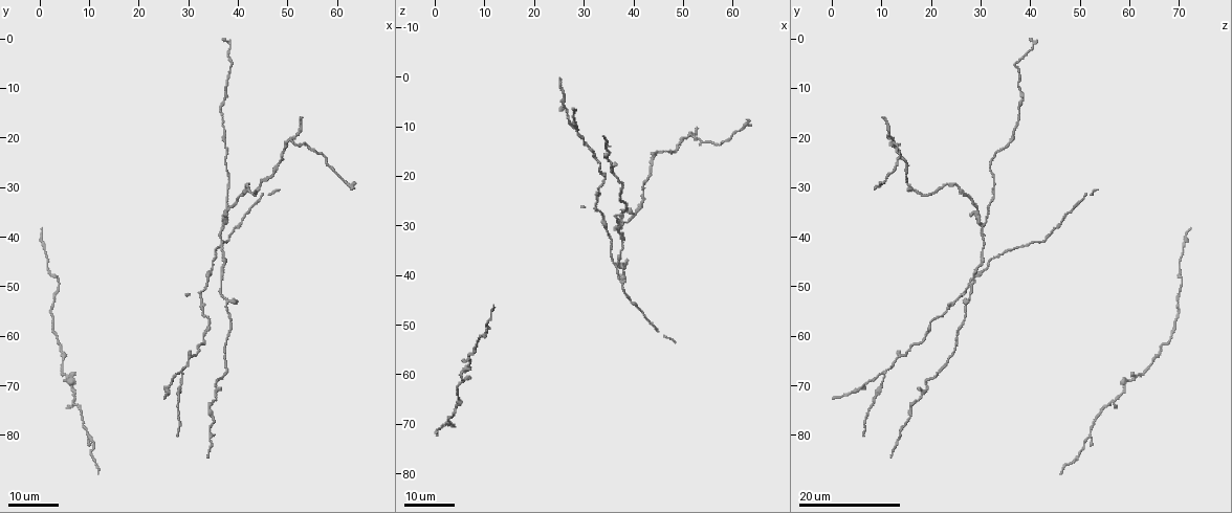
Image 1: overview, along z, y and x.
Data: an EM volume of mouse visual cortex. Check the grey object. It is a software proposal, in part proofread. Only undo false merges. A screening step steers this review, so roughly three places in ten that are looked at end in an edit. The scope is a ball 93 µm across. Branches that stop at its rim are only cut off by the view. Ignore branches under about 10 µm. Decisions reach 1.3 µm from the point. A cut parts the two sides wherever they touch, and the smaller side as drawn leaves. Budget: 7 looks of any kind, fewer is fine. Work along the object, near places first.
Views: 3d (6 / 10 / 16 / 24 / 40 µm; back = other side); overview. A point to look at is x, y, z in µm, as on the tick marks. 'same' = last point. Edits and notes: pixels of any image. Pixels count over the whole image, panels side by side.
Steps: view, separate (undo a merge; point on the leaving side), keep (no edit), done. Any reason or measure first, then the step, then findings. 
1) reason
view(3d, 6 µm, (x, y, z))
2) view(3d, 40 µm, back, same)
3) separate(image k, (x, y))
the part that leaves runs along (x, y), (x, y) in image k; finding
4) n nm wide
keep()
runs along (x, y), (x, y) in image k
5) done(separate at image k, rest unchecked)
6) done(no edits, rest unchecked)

three arms meet
view(3d, 24 µm, (29.0, 67.5, 10.5))

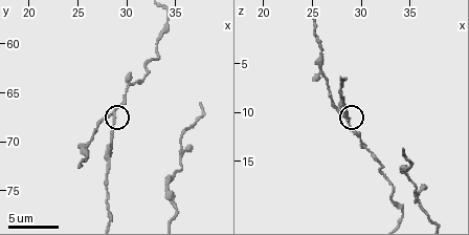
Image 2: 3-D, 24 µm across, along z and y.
closer look
view(3d, 10 µm, (28.8, 67.6, 10.4))

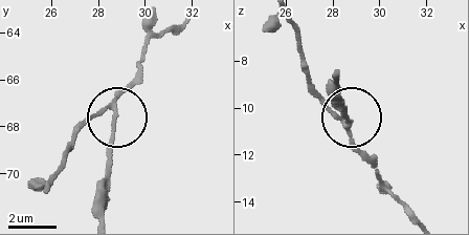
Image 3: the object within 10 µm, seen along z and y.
view(3d, 10 µm, back, (28.6, 67.5, 10.6))

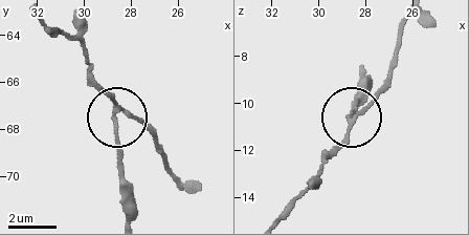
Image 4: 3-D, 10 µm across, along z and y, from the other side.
140 nm wide
separate(image 4, (116, 142))
the part that leaves runs along (115, 109), (125, 215) in image 4; two neurons meet here

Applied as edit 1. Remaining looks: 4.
view(overview)

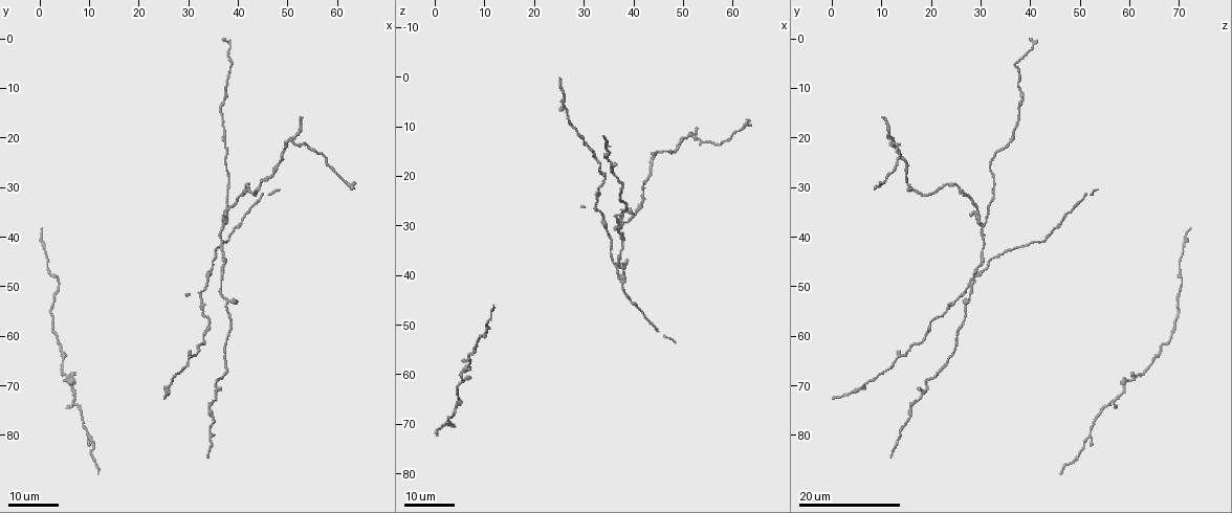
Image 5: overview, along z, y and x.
three arms meet
view(3d, 24 µm, (35.5, 71.0, 19.0))

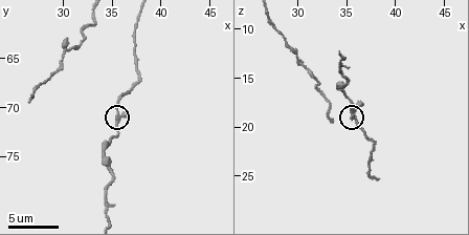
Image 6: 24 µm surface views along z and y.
view(3d, 6 µm, same)

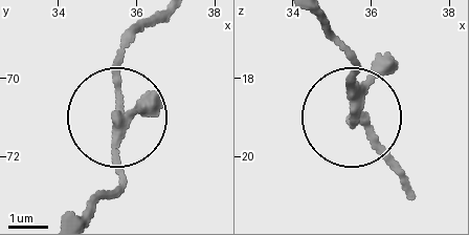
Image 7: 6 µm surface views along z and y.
from behind
view(3d, 6 µm, back, same)

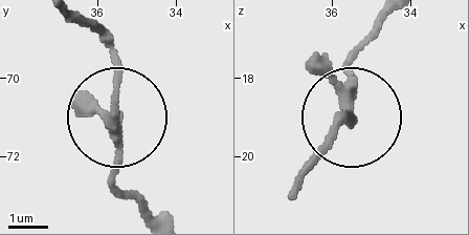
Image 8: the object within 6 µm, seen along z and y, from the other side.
220 nm wide
keep()
runs along (154, 214), (113, 174), (113, 54), (96, 26) in image 8; all the same neuron

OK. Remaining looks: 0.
done(separate at image 4, rest unchecked)

